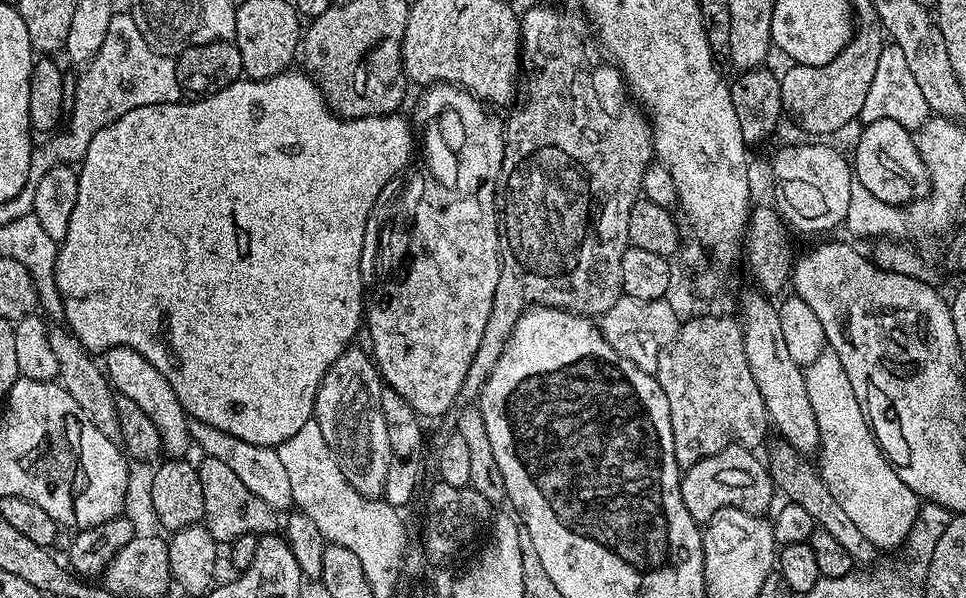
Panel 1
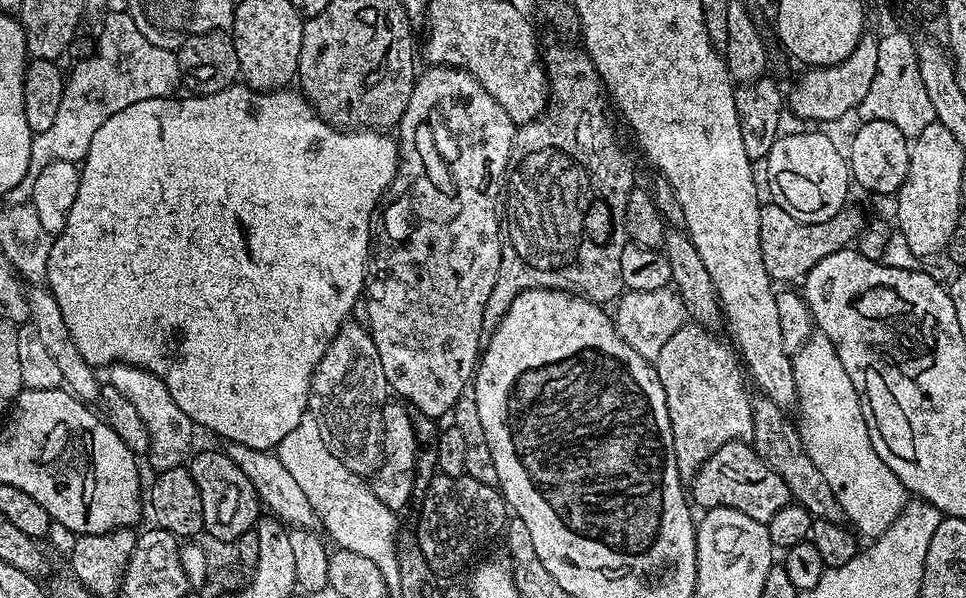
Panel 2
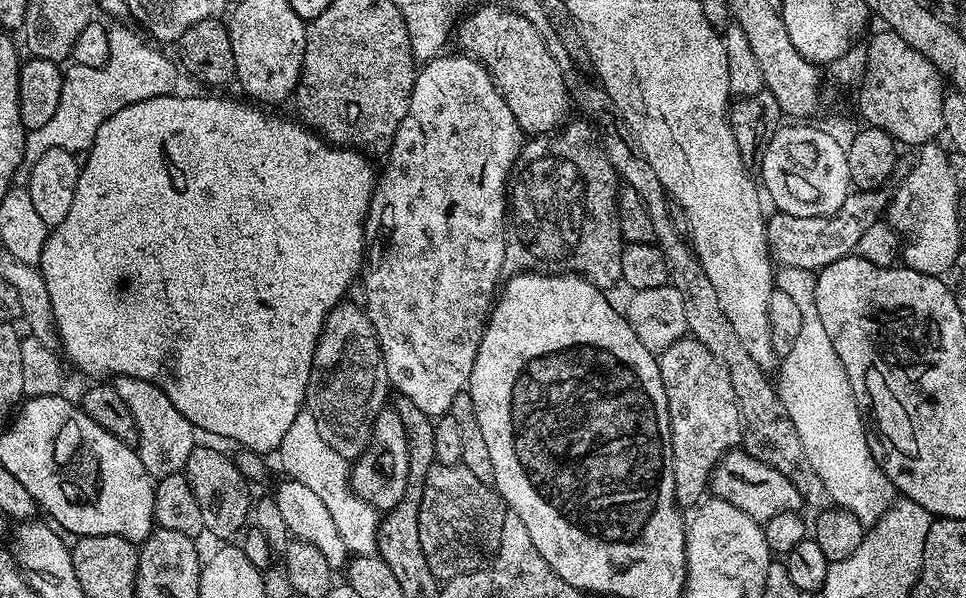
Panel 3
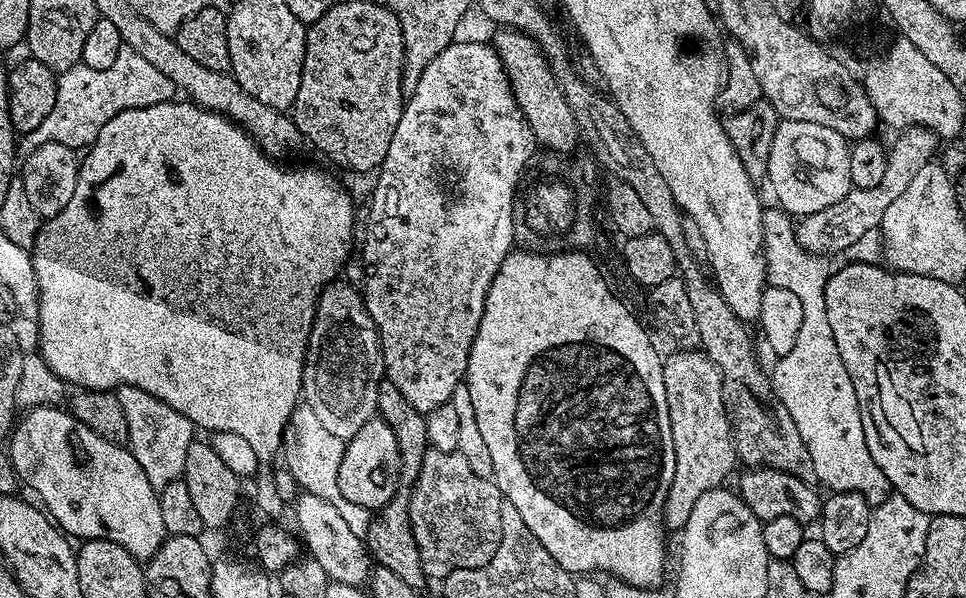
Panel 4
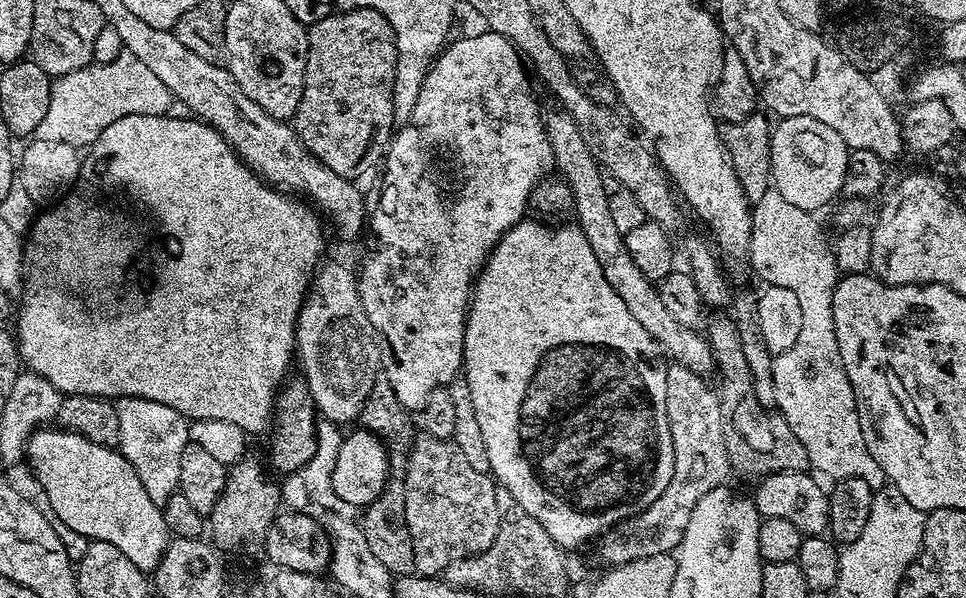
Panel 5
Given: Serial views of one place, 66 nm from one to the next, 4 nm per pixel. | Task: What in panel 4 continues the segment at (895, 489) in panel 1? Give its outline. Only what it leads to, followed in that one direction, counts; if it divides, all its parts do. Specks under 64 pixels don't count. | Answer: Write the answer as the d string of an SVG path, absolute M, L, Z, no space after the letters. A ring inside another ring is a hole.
M779 206L764 208L764 271L766 280L773 288L791 290L802 302L802 327L798 329L798 338L790 354L779 357L776 365L770 368L772 389L776 397L786 406L790 418L794 418L794 426L798 426L798 434L802 434L802 442L806 442L806 450L810 450L810 459L814 461L814 474L817 481L825 484L832 492L857 492L868 500L869 505L880 504L890 495L890 485L886 474L870 458L870 446L866 446L866 438L862 430L862 414L858 406L858 394L854 394L854 382L850 382L850 373L842 363L842 354L838 354L838 342L834 342L834 330L830 330L830 318L826 318L826 302L824 287L830 275L828 260L808 252L796 241L794 220L789 213Z

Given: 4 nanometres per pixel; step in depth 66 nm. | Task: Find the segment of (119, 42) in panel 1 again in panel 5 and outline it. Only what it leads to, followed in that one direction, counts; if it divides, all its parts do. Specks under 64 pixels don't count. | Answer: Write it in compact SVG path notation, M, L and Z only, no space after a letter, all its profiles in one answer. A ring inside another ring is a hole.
M123 50L117 53L113 60L105 64L93 62L87 68L74 70L74 74L62 74L53 79L50 107L42 117L42 122L38 122L35 139L66 142L83 149L91 146L102 130L118 122L118 118L126 118L130 114L162 116L171 109L168 107L173 107L170 90L162 86L162 81L147 68L146 62L138 62L134 54Z

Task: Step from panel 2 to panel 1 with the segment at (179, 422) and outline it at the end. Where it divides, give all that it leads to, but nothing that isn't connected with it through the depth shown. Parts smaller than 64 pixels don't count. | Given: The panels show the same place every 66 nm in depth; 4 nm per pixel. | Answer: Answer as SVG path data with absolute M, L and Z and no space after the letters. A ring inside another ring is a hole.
M126 346L110 348L102 356L102 367L108 377L109 384L116 392L126 394L139 406L144 413L154 422L158 429L158 438L162 438L161 453L168 458L184 458L189 455L188 447L193 447L191 436L190 417L185 412L182 402L178 402L178 394L174 394L170 382L158 374L158 369L146 362L138 350L130 350Z

